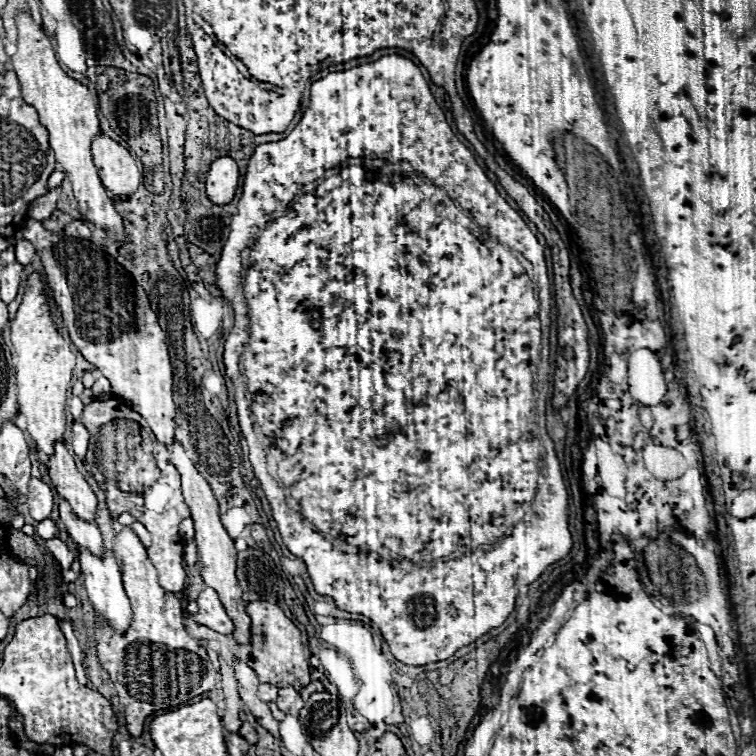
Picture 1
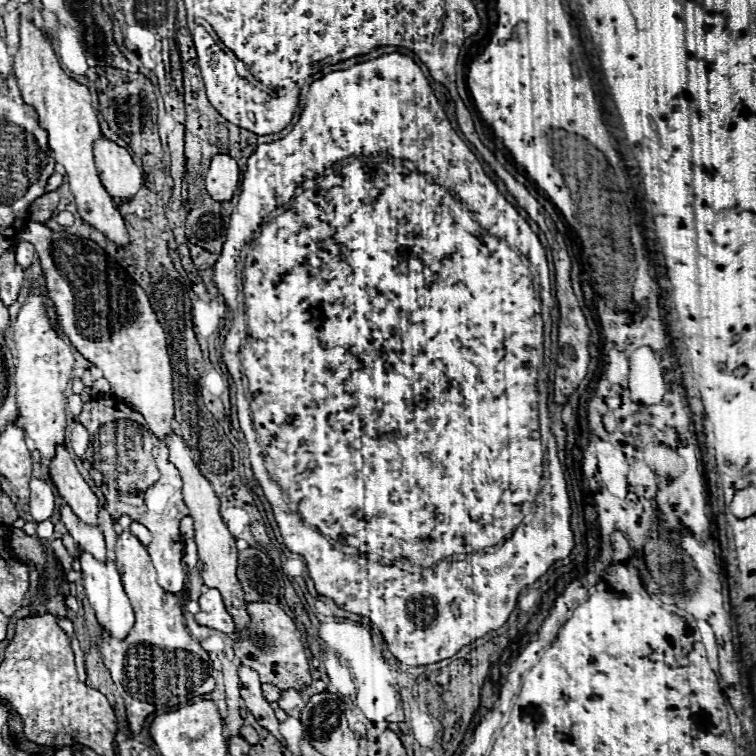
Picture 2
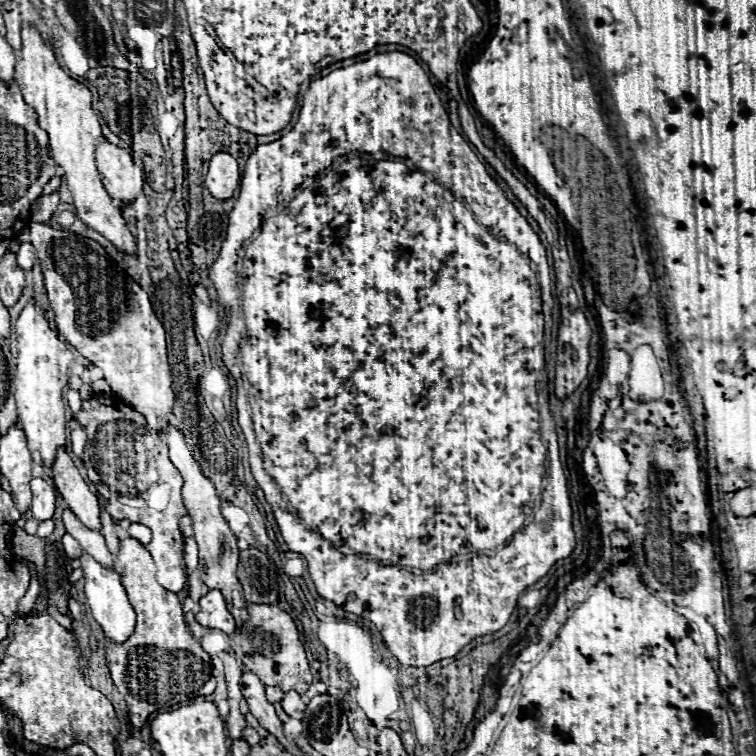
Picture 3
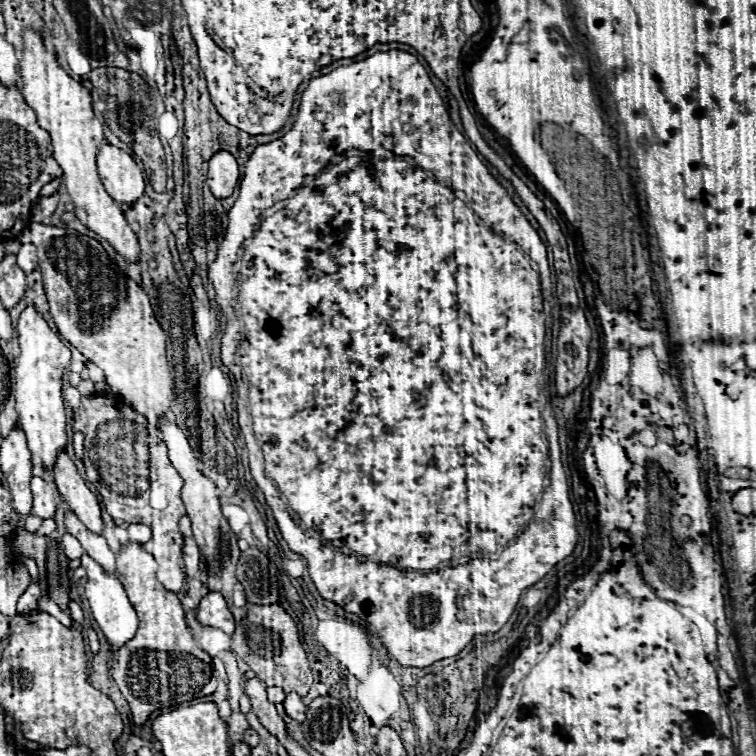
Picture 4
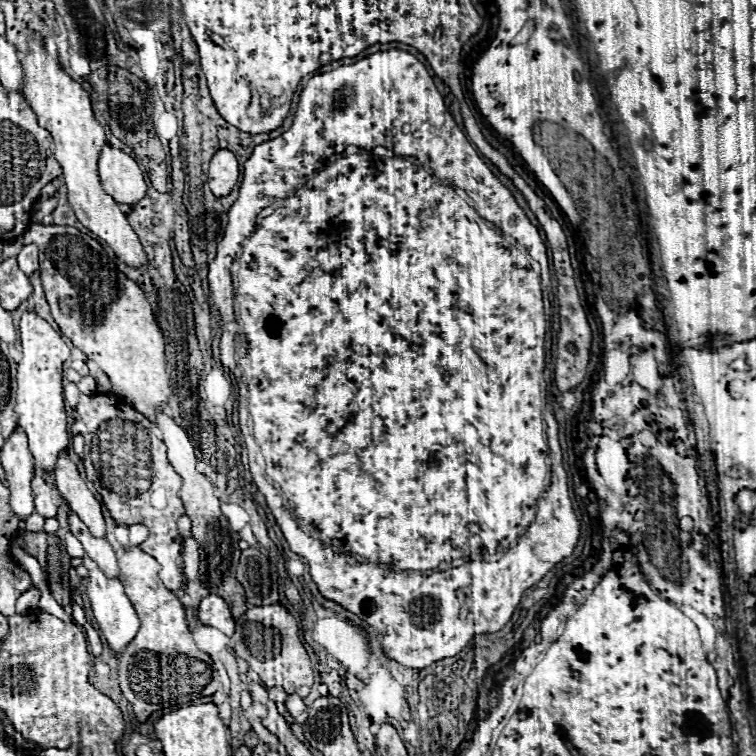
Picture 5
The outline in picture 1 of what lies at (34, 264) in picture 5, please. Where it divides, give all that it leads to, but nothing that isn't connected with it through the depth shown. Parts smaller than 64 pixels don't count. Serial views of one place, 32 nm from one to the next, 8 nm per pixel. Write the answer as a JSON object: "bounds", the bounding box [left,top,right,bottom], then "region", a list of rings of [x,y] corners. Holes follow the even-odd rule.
{"bounds":[16,240,34,266],"region":[[[20,240],[18,244],[16,244],[16,260],[22,264],[22,266],[26,266],[26,264],[30,264],[32,262],[32,258],[34,258],[34,246],[28,242],[28,240]]]}

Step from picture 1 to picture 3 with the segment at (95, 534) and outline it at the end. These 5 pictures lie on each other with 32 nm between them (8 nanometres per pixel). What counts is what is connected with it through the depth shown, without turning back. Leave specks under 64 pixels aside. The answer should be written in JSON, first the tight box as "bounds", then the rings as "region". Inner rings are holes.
{"bounds":[62,508,112,566],"region":[[[64,508],[64,512],[62,512],[62,522],[64,522],[68,534],[72,534],[72,536],[80,542],[80,546],[82,546],[82,550],[84,550],[86,554],[90,554],[94,560],[98,560],[98,562],[104,564],[104,566],[112,566],[112,556],[110,556],[110,552],[108,552],[108,548],[106,548],[104,536],[102,536],[98,530],[86,528],[86,526],[74,516],[74,512],[68,510],[68,508]]]}

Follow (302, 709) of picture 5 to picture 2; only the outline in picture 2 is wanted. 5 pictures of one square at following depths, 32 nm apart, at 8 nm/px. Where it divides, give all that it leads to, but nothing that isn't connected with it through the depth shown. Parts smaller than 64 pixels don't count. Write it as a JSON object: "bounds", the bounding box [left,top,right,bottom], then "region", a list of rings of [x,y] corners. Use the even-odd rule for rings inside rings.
{"bounds":[278,688,304,718],"region":[[[288,688],[288,690],[282,690],[282,696],[280,696],[280,700],[278,700],[278,706],[280,706],[288,716],[298,718],[298,716],[300,716],[300,710],[304,708],[304,700],[300,698],[300,694],[298,694],[294,688]]]}

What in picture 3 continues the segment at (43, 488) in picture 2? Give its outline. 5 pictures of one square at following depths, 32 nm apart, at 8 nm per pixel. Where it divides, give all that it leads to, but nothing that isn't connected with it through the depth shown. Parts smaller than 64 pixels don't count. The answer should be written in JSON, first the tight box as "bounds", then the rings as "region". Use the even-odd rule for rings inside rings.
{"bounds":[30,478,56,520],"region":[[[32,478],[30,488],[32,488],[32,504],[30,504],[32,516],[36,520],[50,520],[56,508],[54,488],[42,478]]]}

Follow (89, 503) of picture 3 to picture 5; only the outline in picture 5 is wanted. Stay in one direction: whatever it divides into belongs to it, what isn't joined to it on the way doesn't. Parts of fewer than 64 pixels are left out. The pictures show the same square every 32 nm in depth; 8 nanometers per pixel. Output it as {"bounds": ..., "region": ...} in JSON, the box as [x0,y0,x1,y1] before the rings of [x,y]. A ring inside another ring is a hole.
{"bounds":[54,452,106,538],"region":[[[62,452],[58,456],[56,468],[54,468],[54,476],[56,476],[58,492],[68,502],[70,510],[90,528],[90,532],[94,536],[100,536],[102,538],[104,532],[106,532],[106,526],[104,526],[100,502],[86,488],[86,482],[78,474],[76,466],[72,464],[72,460],[68,458],[66,452]]]}

